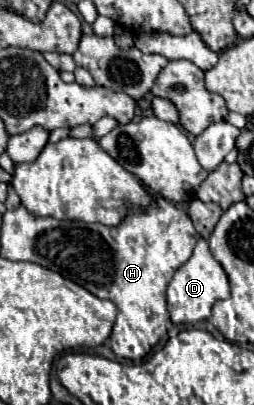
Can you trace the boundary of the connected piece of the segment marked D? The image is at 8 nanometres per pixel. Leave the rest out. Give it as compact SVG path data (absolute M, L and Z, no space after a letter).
M199 238L193 256L175 272L167 286L167 310L175 324L193 324L207 320L211 316L211 306L221 298L229 298L227 274L223 266L213 258L207 242Z

